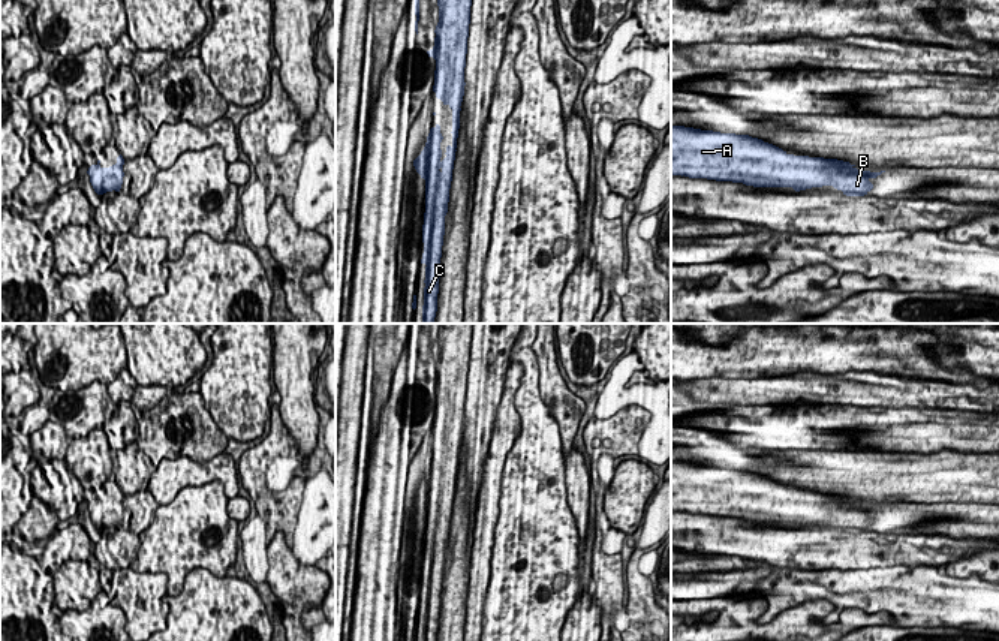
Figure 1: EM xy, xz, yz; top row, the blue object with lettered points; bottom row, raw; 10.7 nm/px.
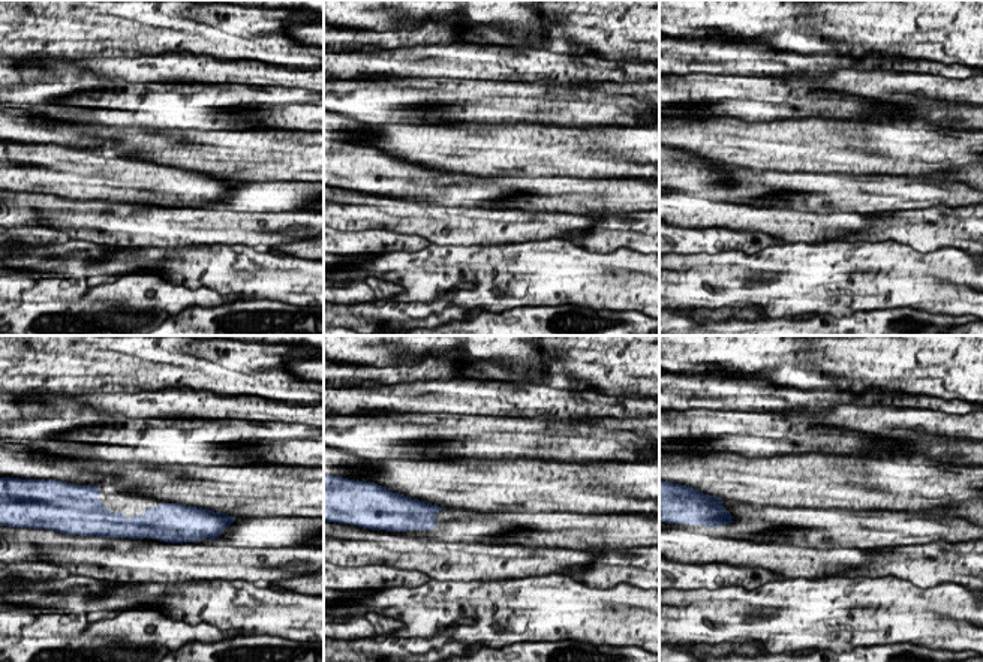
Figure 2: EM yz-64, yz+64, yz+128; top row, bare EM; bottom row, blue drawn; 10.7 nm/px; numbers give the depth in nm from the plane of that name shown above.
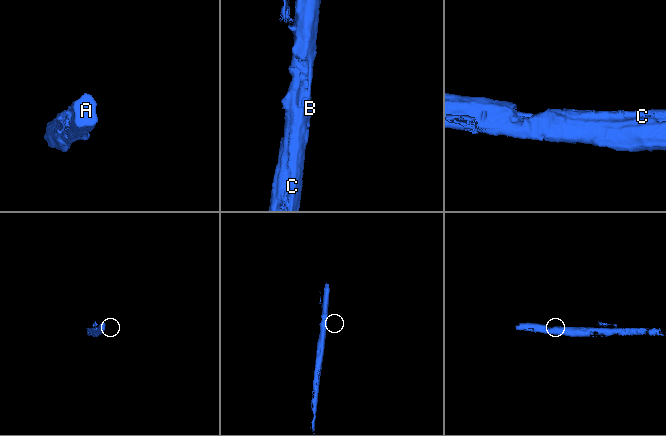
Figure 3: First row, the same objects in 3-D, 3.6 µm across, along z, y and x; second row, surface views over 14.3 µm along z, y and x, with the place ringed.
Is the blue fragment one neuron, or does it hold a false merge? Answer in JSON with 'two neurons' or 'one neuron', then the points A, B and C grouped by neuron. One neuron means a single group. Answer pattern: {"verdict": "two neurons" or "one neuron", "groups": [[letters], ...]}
{"verdict": "one neuron", "groups": [["A", "B", "C"]]}

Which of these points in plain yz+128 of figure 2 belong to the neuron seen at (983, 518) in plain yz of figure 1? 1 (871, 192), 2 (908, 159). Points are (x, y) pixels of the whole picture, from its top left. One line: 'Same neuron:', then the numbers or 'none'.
Same neuron: 1

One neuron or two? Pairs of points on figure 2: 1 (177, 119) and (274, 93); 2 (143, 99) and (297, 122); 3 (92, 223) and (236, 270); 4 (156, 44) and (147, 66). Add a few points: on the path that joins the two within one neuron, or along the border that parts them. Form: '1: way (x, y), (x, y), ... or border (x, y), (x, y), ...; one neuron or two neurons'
1: way (201, 105), (250, 101); one neuron
2: way (182, 104), (258, 105); one neuron
3: border (203, 244), (132, 249); two neurons
4: border (186, 51), (165, 51), (135, 57), (116, 56); two neurons

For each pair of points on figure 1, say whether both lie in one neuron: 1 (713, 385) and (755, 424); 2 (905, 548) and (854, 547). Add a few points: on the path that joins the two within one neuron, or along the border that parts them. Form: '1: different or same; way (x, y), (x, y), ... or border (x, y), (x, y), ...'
1: different; border (697, 403), (769, 403)
2: same; way (893, 548), (866, 548)

